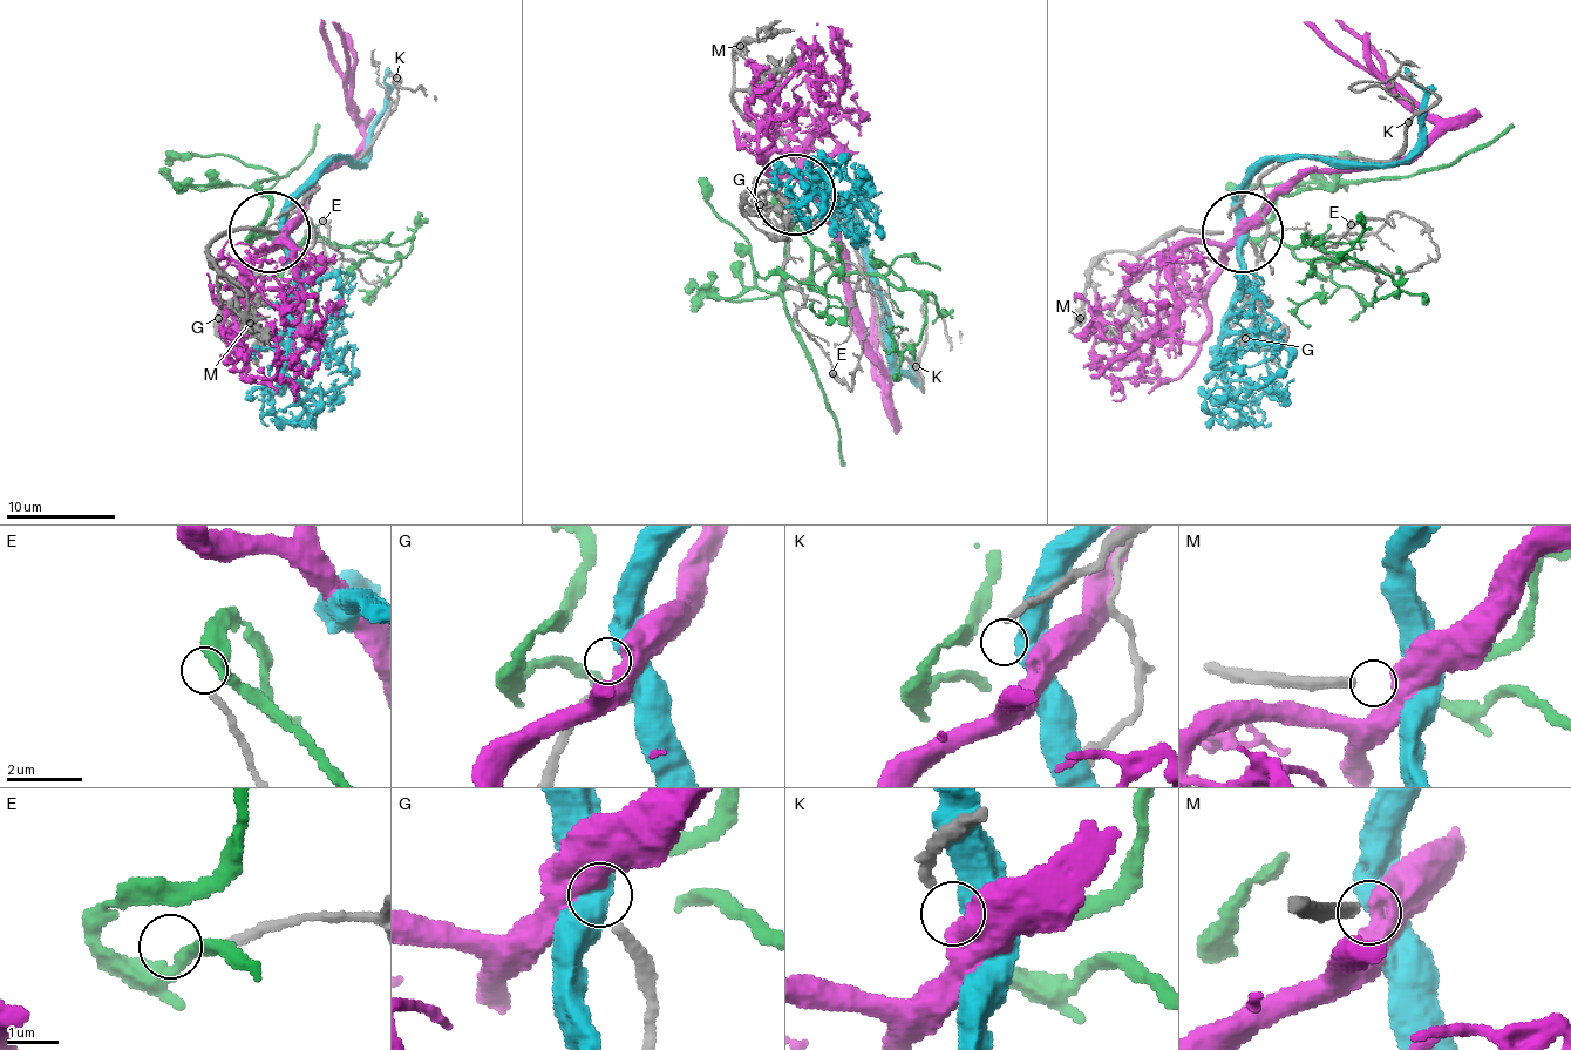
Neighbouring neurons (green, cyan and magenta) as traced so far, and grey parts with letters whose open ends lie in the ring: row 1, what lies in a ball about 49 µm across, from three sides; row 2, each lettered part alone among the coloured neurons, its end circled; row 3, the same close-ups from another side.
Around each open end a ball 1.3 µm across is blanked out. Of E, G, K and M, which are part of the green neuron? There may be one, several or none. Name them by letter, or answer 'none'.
none

